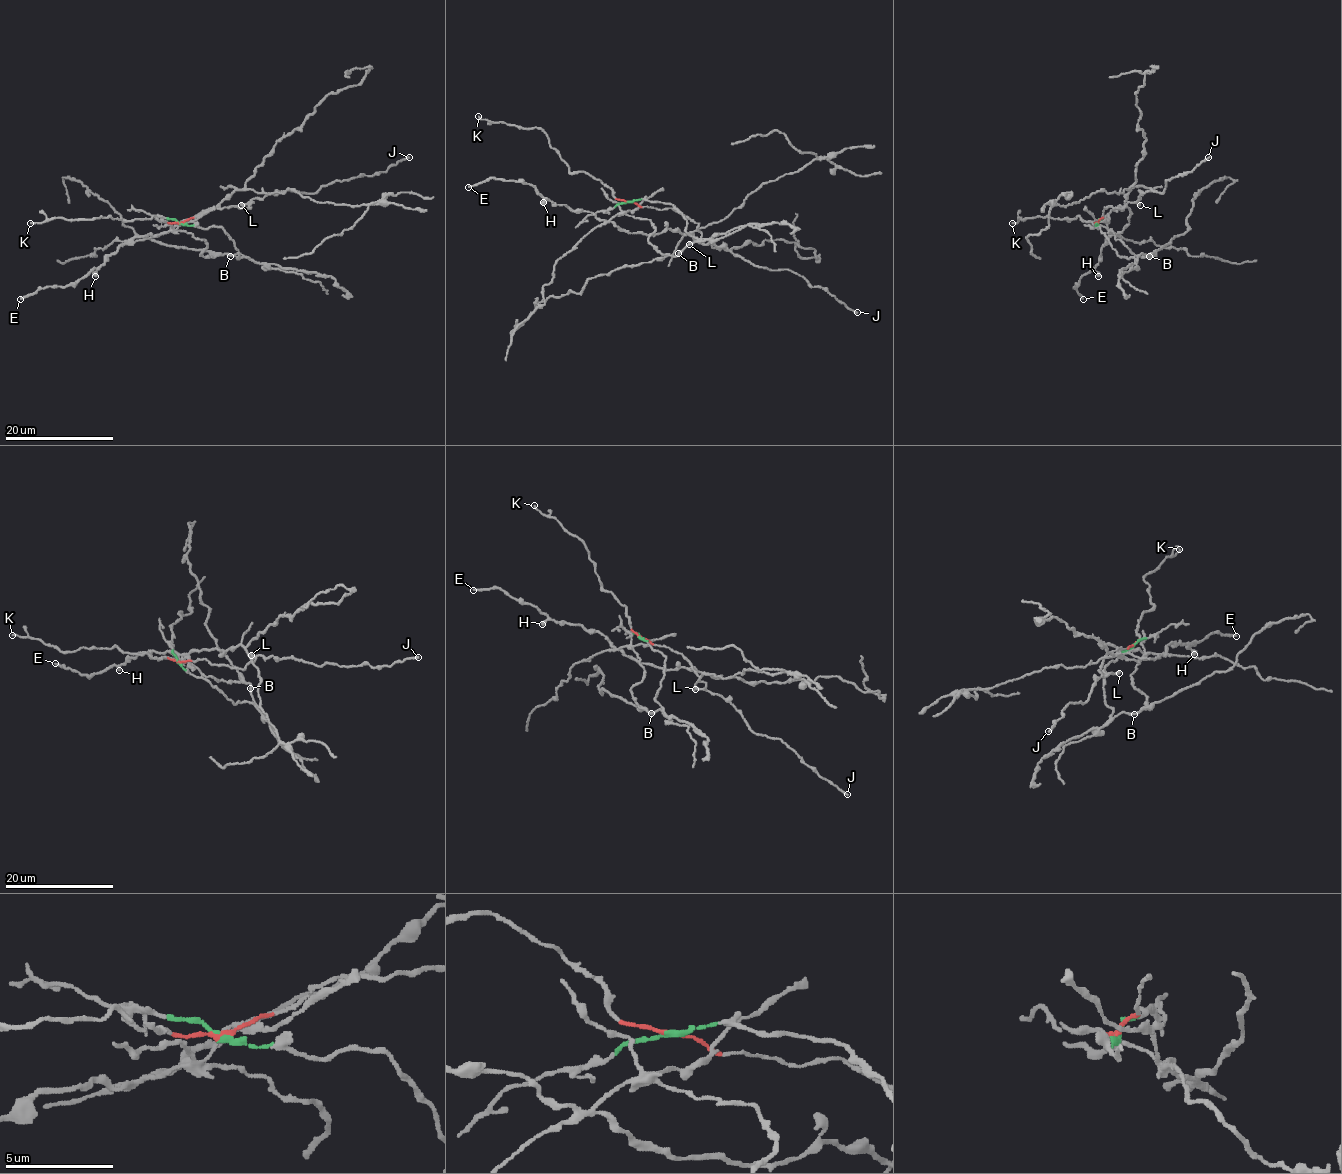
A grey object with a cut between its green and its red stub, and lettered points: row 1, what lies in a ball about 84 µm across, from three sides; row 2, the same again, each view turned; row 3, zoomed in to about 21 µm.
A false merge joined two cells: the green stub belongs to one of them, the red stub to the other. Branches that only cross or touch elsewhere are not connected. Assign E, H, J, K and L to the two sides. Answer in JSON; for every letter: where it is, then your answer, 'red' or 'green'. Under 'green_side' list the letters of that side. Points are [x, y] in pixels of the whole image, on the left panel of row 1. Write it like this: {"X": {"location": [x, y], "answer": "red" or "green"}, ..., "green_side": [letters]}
{"E": {"location": [20, 299], "answer": "green"}, "H": {"location": [95, 276], "answer": "green"}, "J": {"location": [409, 157], "answer": "red"}, "K": {"location": [30, 223], "answer": "red"}, "L": {"location": [241, 205], "answer": "red"}, "green_side": ["E", "H"]}

